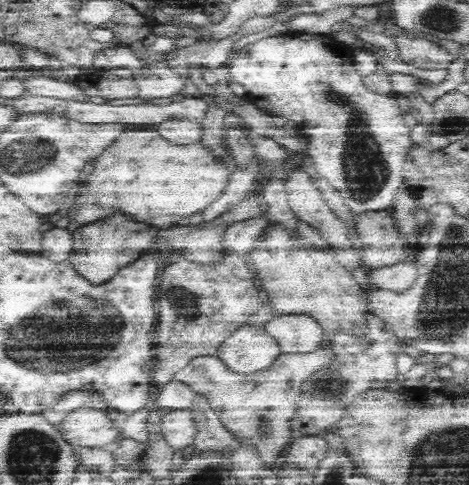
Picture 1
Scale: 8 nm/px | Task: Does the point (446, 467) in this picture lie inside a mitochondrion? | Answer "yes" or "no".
yes

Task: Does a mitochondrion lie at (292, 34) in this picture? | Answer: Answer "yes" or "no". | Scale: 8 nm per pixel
no

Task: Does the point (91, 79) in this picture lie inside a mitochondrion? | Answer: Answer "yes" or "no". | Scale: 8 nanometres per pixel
no

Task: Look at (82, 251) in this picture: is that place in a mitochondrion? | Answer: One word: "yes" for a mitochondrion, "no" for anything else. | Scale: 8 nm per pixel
no

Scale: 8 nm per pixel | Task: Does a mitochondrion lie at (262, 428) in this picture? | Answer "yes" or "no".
yes

